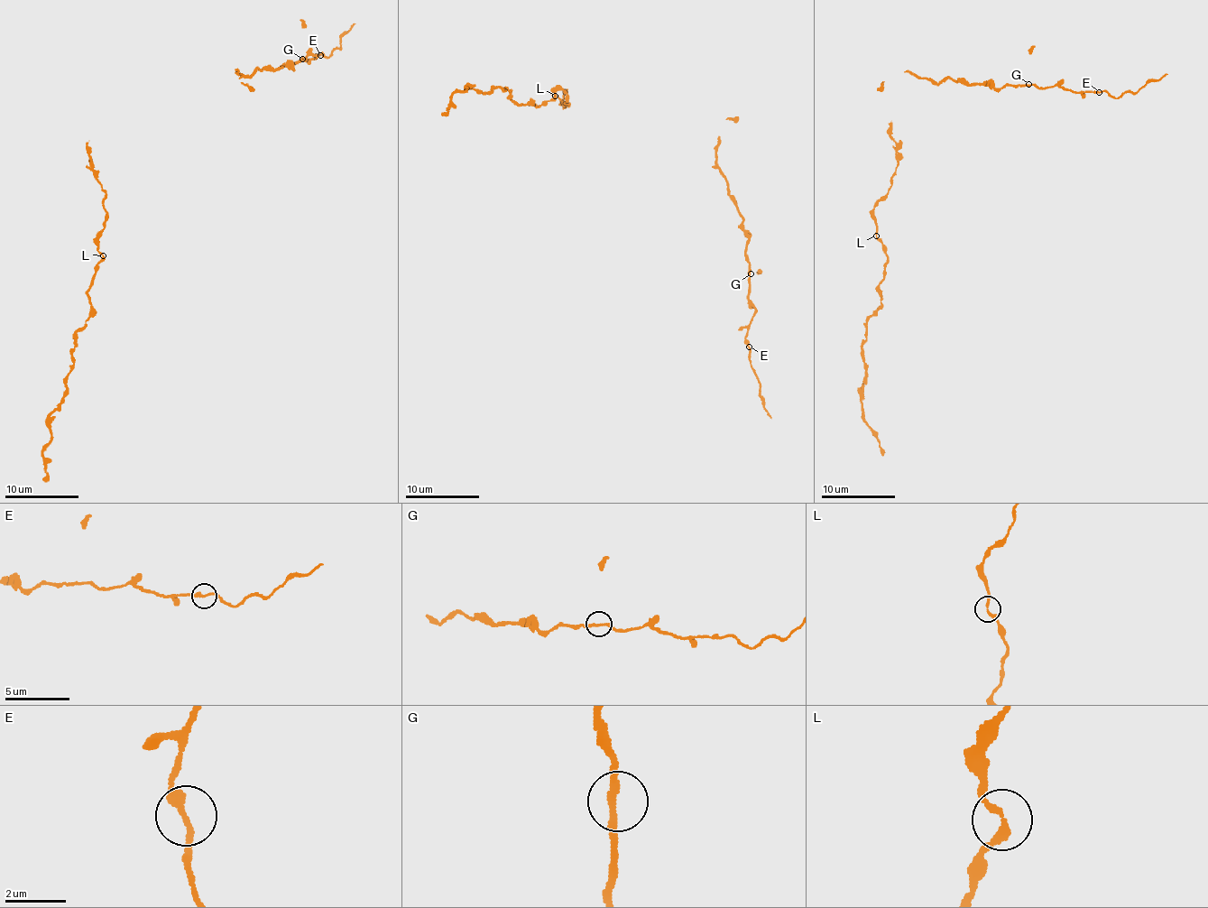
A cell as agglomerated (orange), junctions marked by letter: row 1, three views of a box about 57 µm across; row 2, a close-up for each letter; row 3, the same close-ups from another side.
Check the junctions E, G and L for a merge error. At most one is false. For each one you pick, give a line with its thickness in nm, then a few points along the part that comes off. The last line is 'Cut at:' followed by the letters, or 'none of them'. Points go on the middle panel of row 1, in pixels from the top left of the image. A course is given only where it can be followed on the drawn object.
Cut at: none of them

